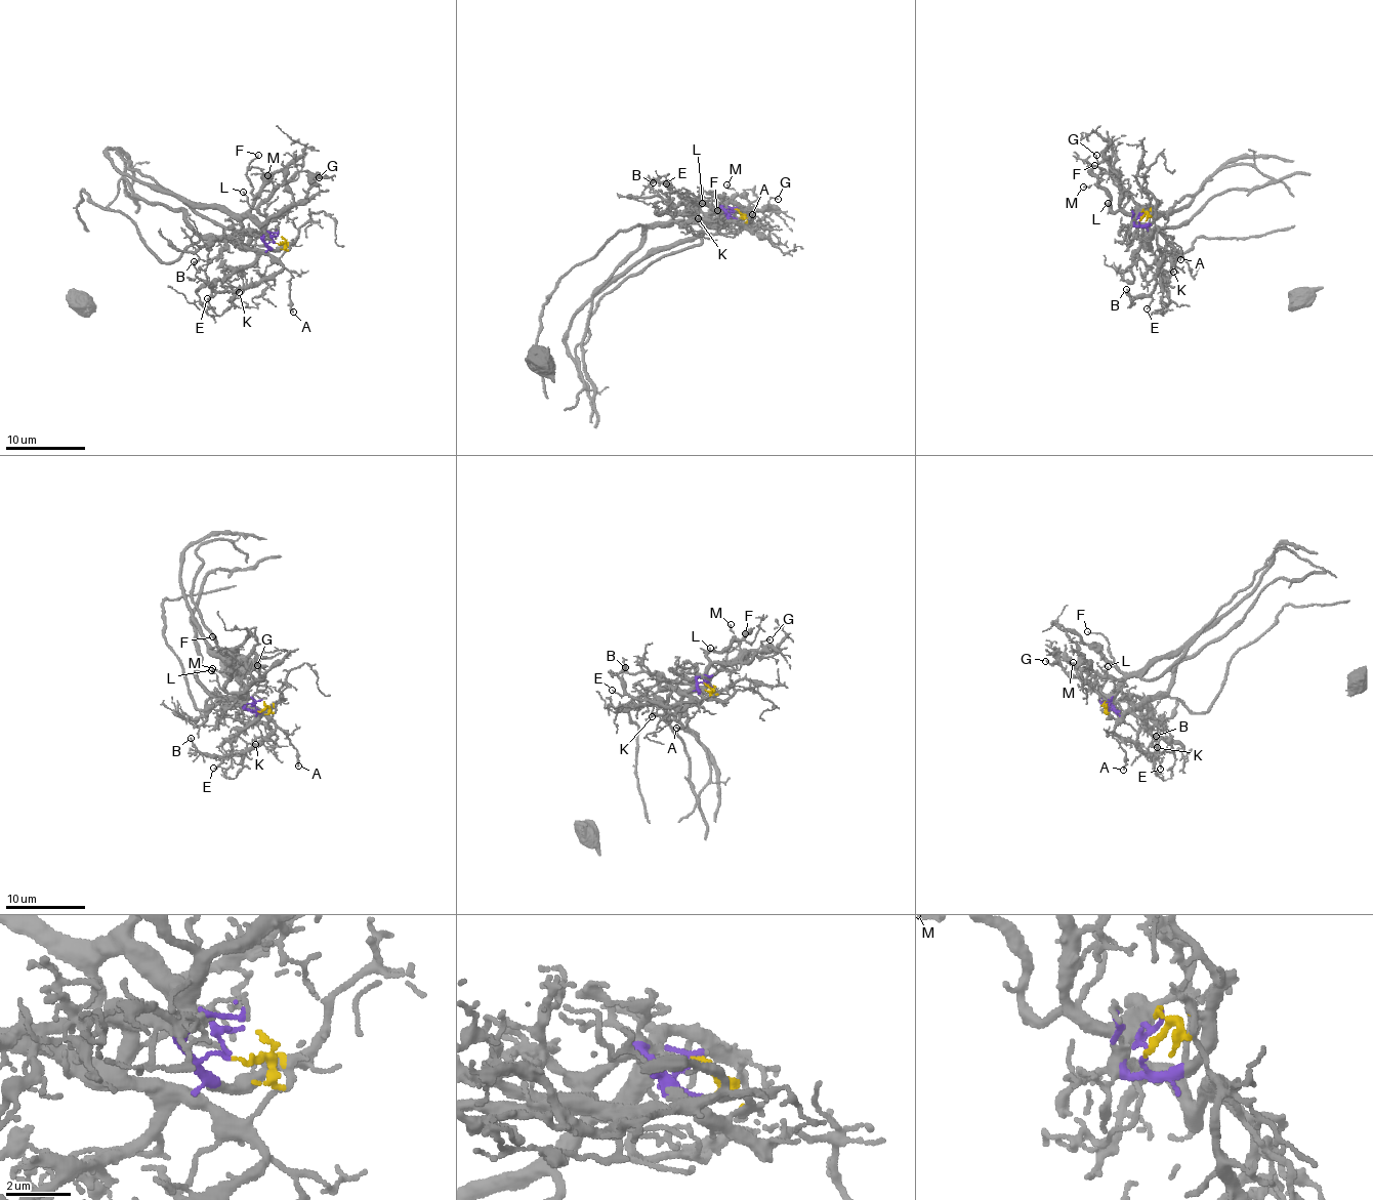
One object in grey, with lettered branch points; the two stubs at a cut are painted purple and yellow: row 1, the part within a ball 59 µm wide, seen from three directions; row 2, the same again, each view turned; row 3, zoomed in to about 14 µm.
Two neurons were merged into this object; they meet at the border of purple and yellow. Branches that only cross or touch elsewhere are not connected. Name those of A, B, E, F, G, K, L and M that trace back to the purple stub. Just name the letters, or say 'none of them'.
F, G, L, M

